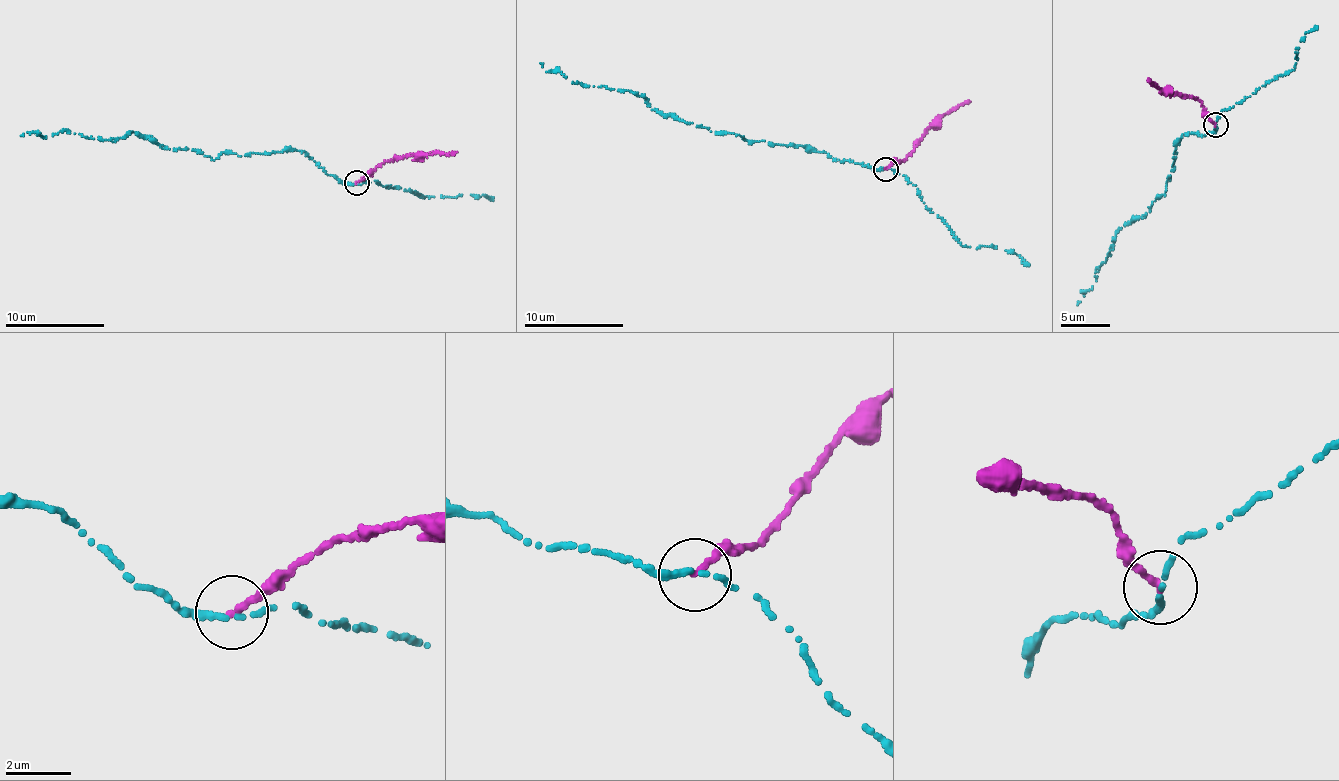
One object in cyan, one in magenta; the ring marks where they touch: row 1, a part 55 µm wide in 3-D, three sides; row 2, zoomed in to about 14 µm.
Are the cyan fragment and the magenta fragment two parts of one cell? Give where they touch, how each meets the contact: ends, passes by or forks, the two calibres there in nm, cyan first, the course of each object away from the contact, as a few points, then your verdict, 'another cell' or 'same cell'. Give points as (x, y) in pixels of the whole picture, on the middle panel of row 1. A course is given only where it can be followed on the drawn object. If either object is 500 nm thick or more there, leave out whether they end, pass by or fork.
at (885, 169); cyan ends there; magenta ends there; 240 nm thick on the cyan side, 240 nm on the other; cyan runs (885, 168), (685, 122), (651, 110), (635, 92), (572, 82), (559, 71), (546, 71), (540, 63); magenta runs (885, 169), (904, 159), (914, 145), (947, 113), (970, 101); another cell

